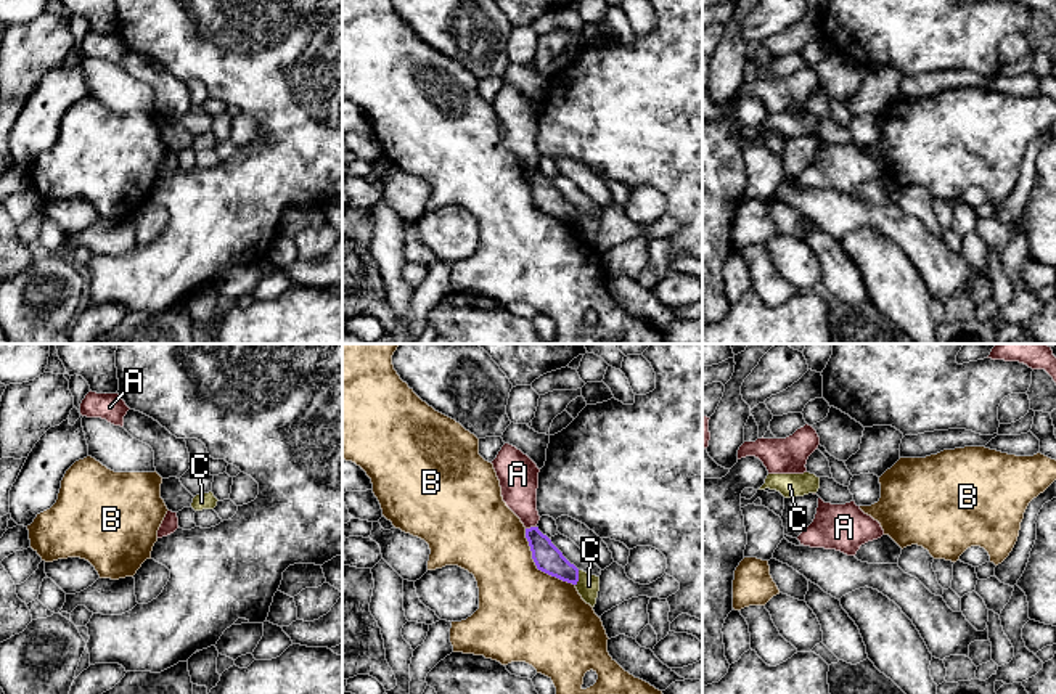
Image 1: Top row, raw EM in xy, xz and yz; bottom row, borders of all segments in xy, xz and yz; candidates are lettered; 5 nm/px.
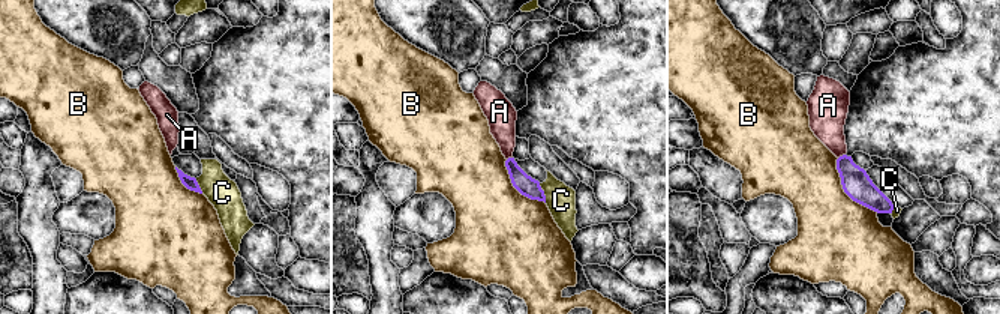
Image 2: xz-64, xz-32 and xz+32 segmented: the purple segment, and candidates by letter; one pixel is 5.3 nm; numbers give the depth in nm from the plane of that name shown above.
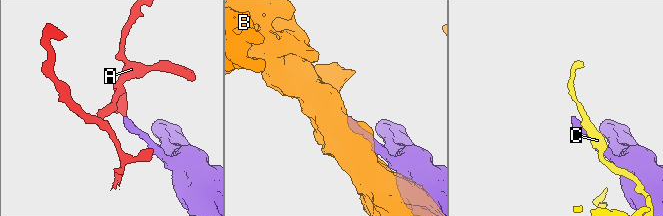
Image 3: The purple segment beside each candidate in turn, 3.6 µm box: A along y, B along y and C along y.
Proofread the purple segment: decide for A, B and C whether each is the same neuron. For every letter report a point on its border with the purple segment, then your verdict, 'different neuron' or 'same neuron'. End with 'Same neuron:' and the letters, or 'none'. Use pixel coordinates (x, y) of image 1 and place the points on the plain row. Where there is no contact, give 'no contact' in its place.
A: xz (531, 167) | different neuron
B: xz (537, 208) | different neuron
C: xz (577, 219) | different neuron
Same neuron: none

